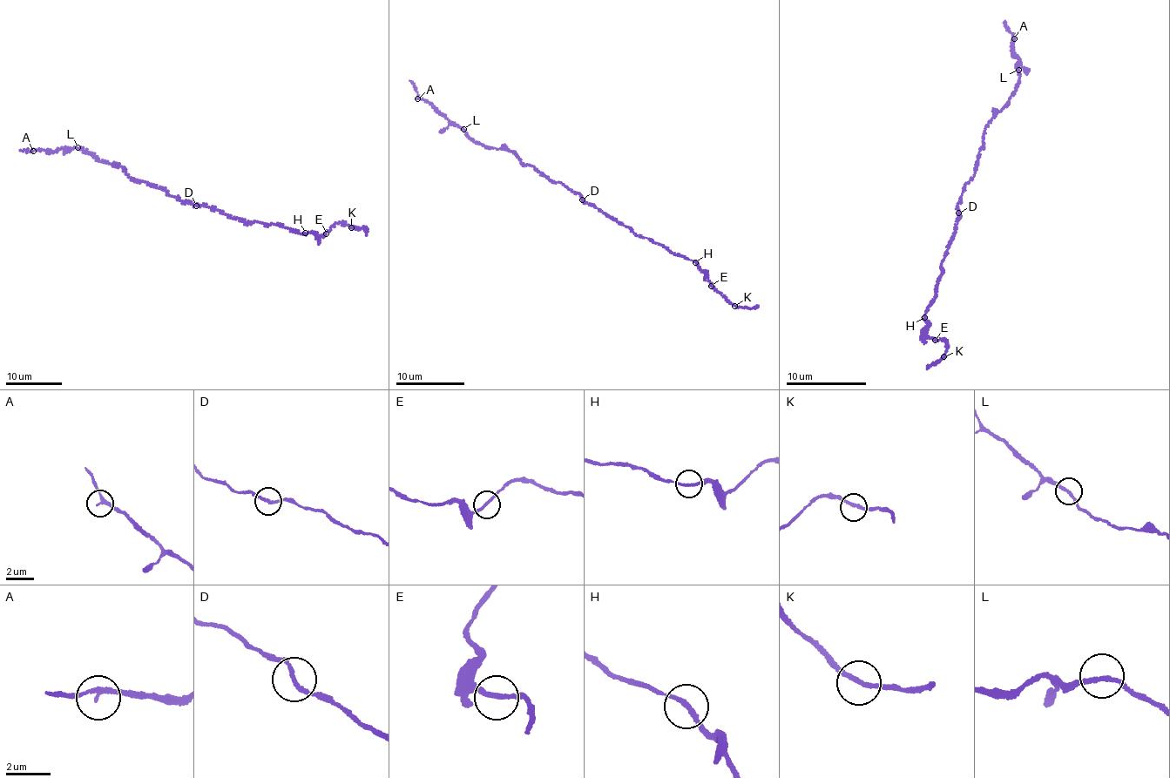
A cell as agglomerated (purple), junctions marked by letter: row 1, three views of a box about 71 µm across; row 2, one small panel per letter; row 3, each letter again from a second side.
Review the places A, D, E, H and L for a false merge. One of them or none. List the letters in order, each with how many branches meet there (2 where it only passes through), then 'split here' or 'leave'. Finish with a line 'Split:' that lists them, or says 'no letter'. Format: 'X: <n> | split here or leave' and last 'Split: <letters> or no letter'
A: 2 | leave
D: 2 | leave
E: 2 | leave
H: 2 | leave
L: 2 | leave
Split: no letter

